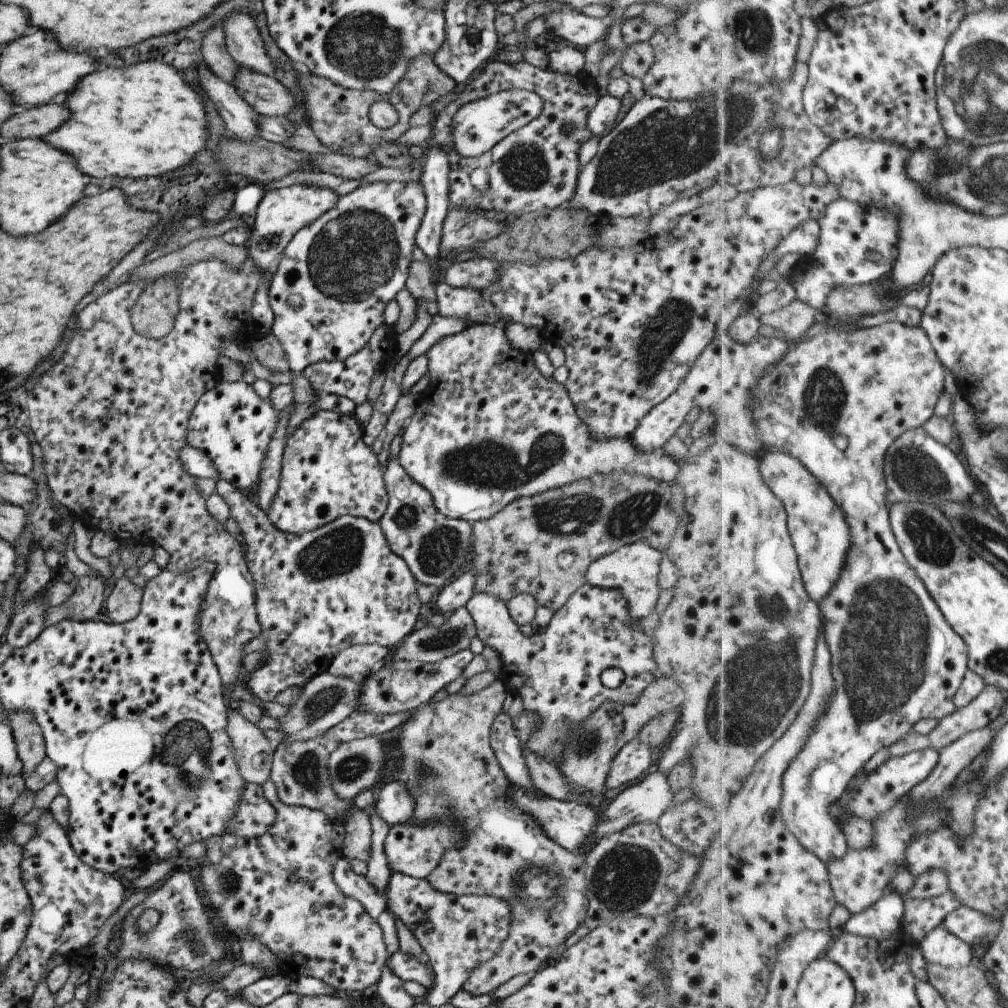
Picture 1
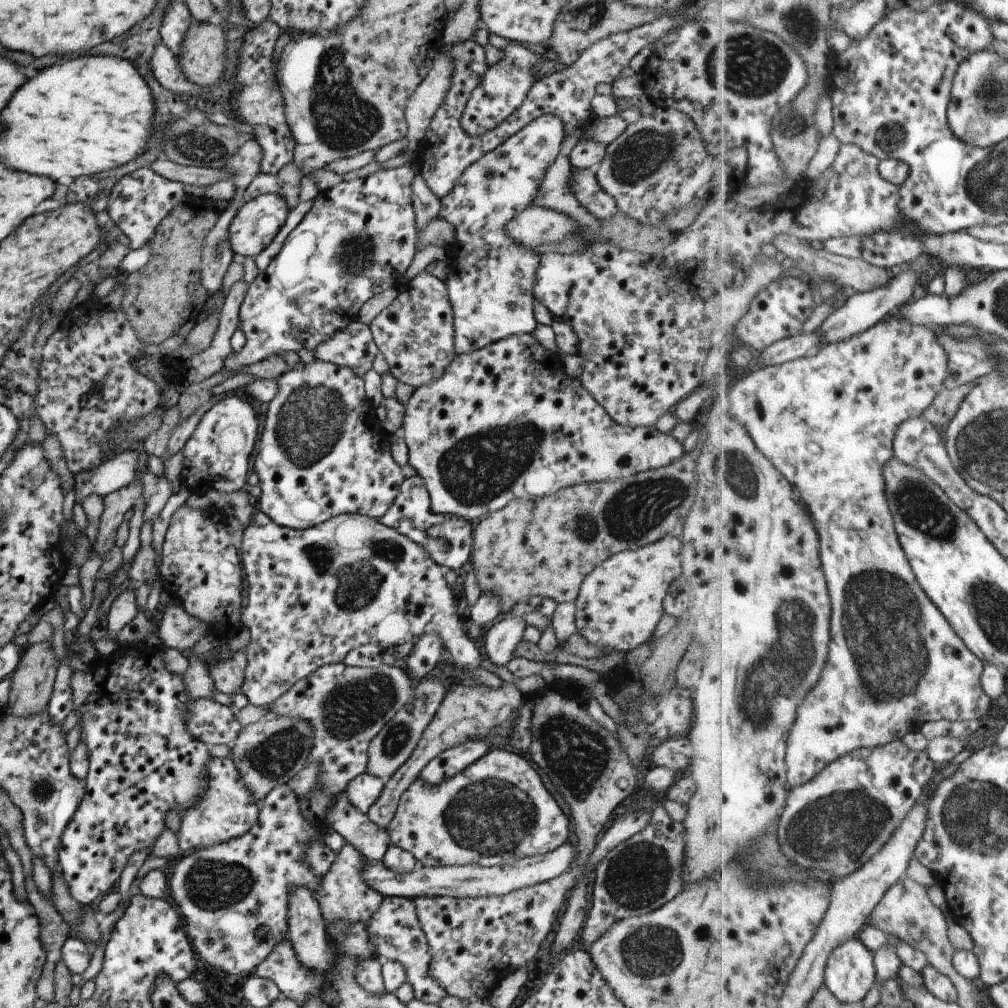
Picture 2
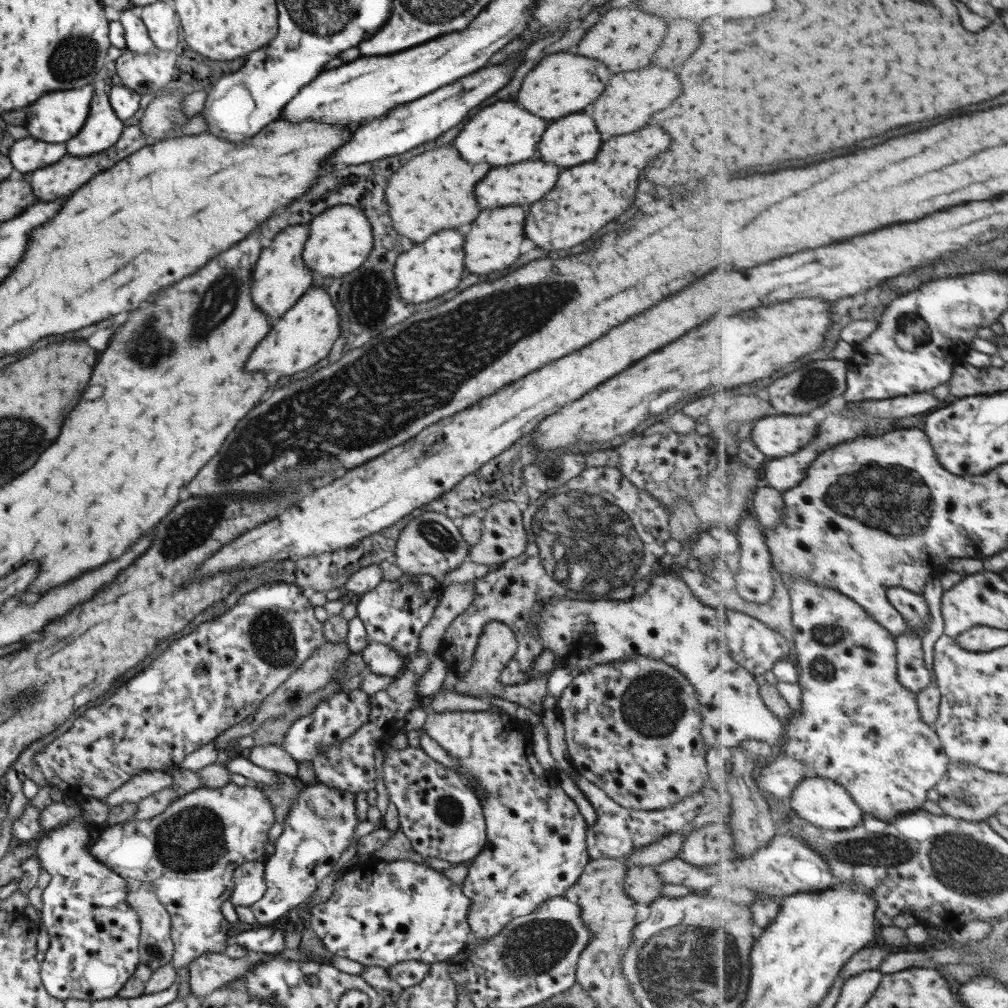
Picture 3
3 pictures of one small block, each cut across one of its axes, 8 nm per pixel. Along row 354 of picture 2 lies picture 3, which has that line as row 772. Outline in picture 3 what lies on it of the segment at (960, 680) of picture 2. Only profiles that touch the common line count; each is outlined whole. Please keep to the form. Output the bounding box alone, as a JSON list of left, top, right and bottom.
[776,573,951,820]

